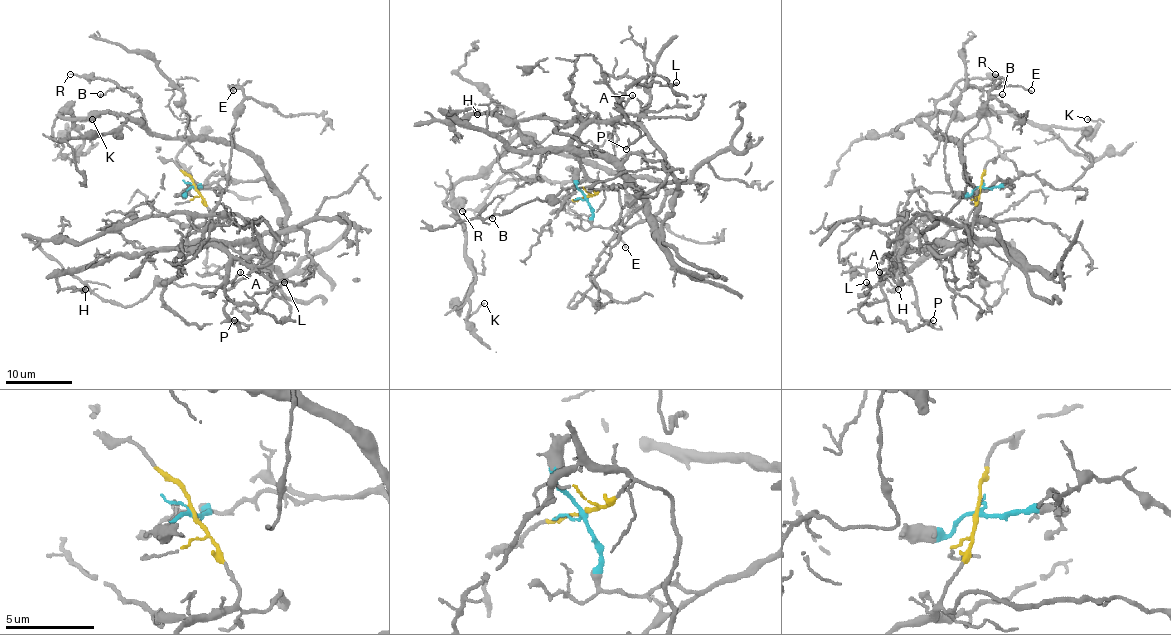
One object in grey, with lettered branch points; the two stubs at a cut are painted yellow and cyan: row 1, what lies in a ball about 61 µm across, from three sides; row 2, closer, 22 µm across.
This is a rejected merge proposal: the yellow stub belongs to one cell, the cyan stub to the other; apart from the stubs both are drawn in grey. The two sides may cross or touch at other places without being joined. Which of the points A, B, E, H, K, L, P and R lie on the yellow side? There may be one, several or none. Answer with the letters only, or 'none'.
A, H, L, P

